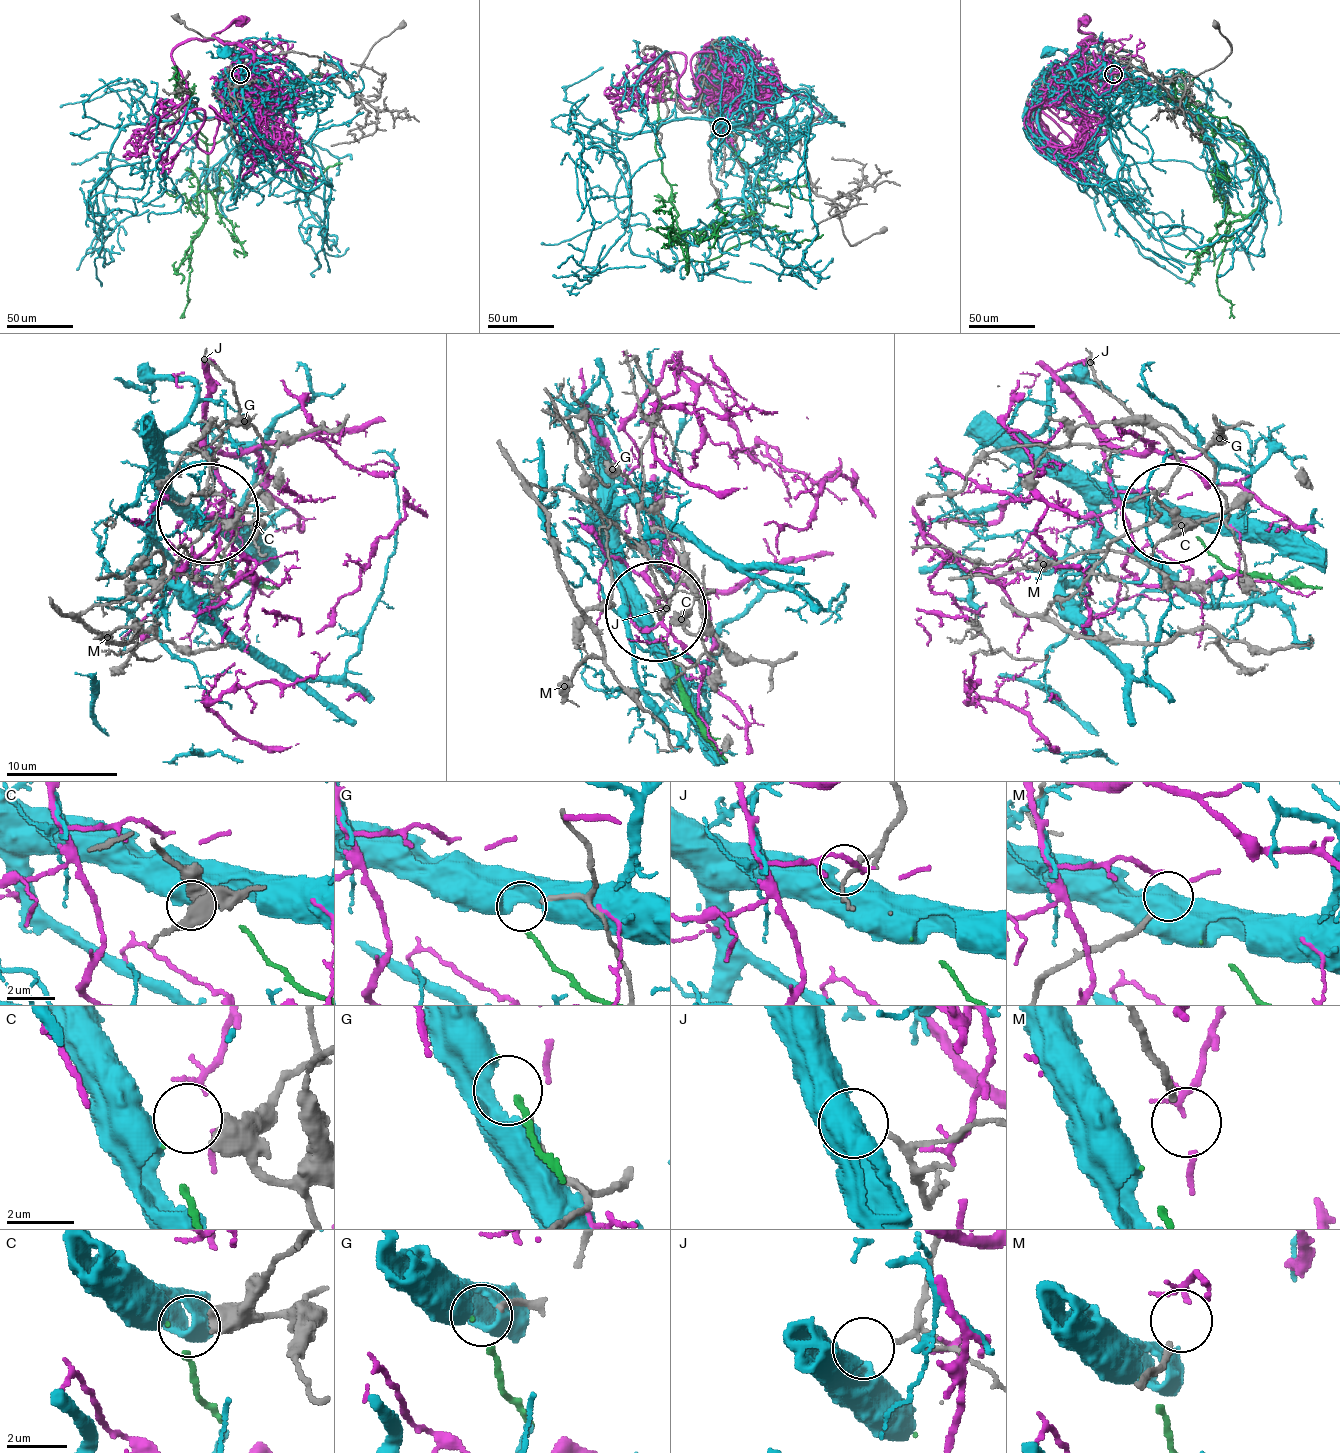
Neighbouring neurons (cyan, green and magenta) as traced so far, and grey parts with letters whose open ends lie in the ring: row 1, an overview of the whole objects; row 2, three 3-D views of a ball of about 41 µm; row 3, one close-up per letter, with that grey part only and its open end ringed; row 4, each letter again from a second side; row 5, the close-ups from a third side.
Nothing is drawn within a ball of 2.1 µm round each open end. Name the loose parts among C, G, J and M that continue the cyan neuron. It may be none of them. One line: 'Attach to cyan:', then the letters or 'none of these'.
Attach to cyan: J

